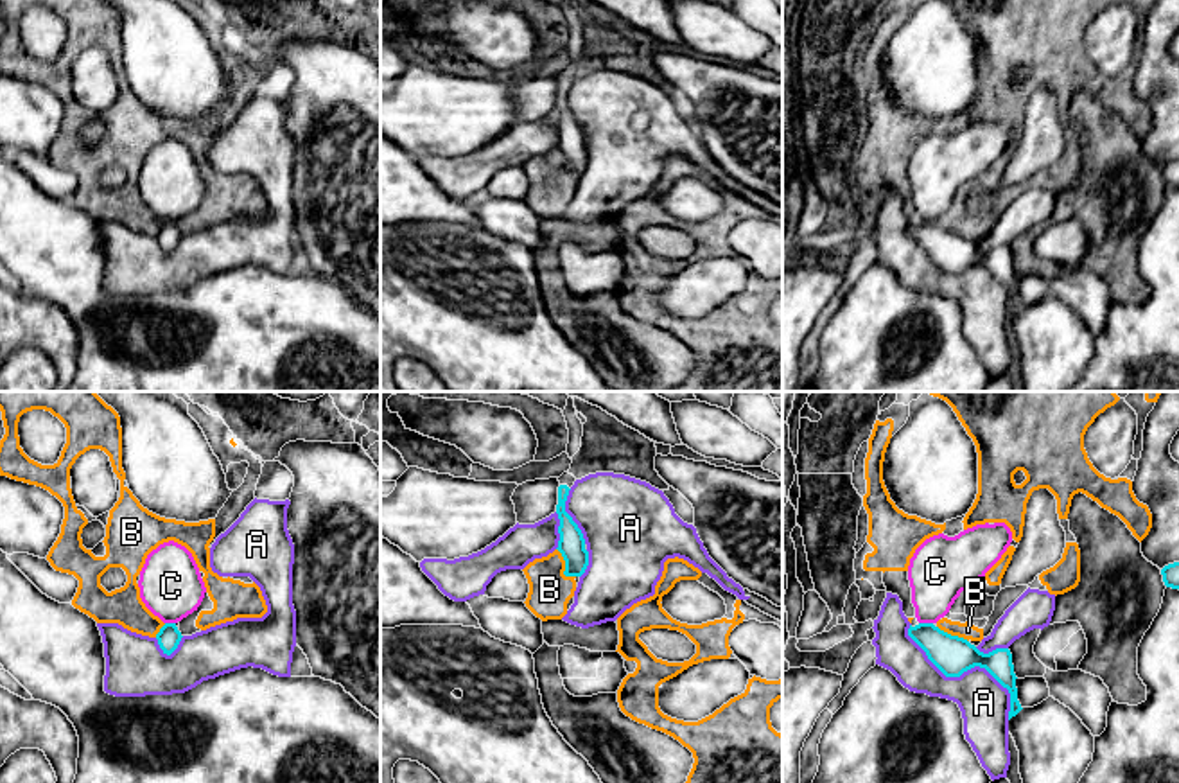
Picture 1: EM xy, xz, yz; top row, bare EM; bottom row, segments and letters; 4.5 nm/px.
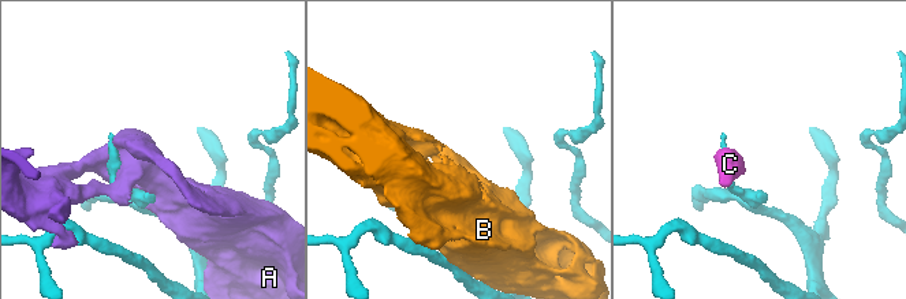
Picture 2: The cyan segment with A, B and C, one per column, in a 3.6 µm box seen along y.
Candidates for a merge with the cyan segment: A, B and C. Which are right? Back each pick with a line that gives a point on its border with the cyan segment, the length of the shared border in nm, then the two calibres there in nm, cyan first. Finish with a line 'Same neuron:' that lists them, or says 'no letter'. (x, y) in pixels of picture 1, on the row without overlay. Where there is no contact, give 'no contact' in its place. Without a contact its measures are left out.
Same neuron: no letter

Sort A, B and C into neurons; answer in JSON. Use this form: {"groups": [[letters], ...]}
{"groups": [["A", "C"], ["B"]]}

